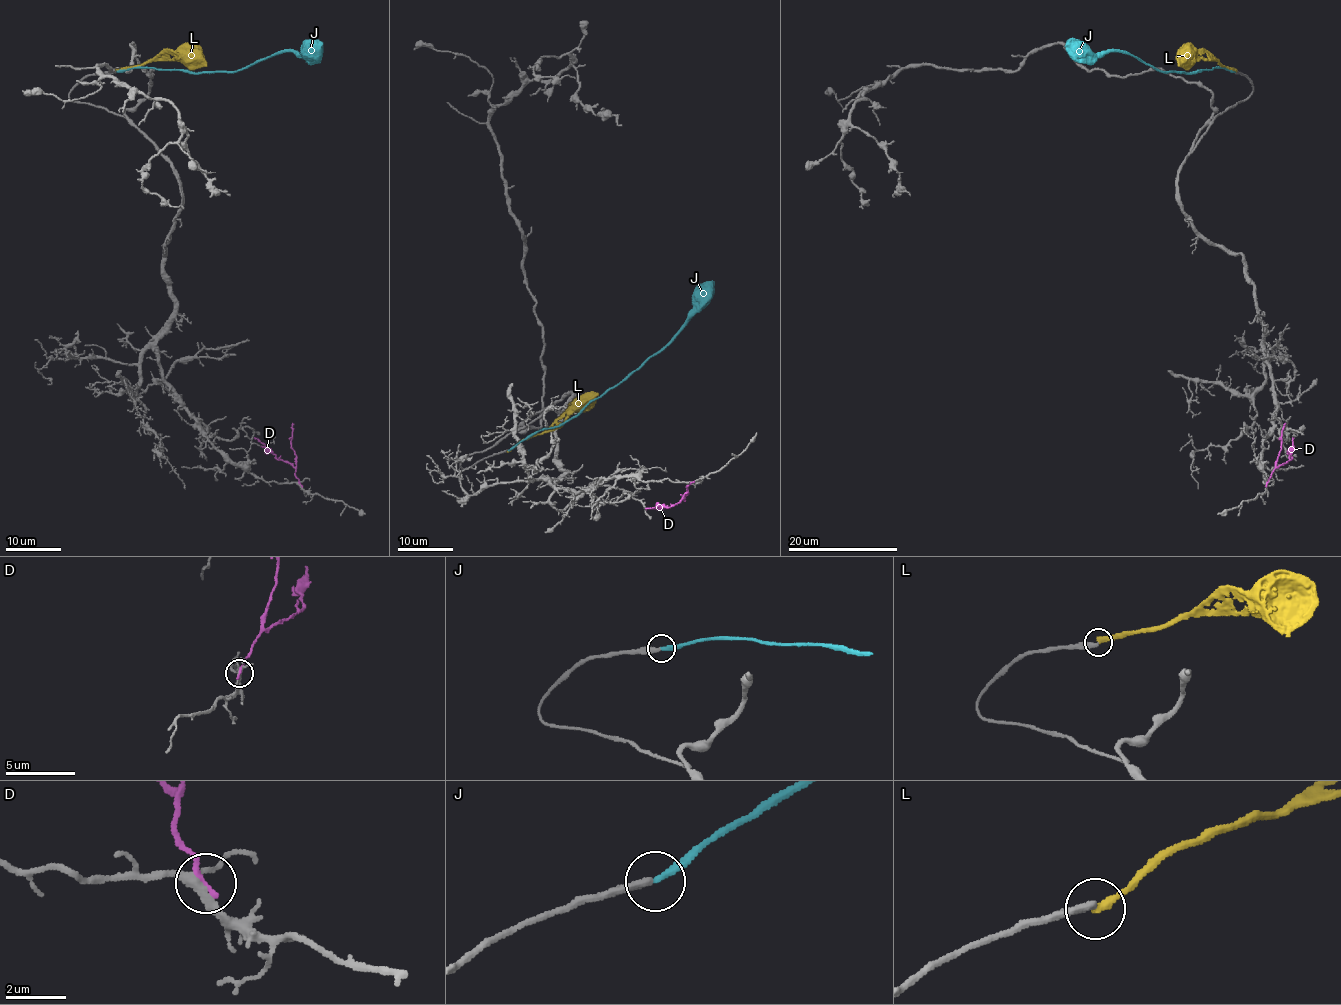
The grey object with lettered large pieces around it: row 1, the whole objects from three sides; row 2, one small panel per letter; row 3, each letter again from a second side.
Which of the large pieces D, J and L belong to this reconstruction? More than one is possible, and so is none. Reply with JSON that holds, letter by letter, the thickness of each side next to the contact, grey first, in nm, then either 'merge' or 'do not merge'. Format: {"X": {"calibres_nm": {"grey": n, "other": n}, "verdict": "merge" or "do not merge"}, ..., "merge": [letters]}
{"D": {"calibres_nm": {"grey": 240, "other": 200}, "verdict": "do not merge"}, "J": {"calibres_nm": {"grey": 320, "other": 280}, "verdict": "merge"}, "L": {"calibres_nm": {"grey": 320, "other": 320}, "verdict": "do not merge"}, "merge": ["J"]}

